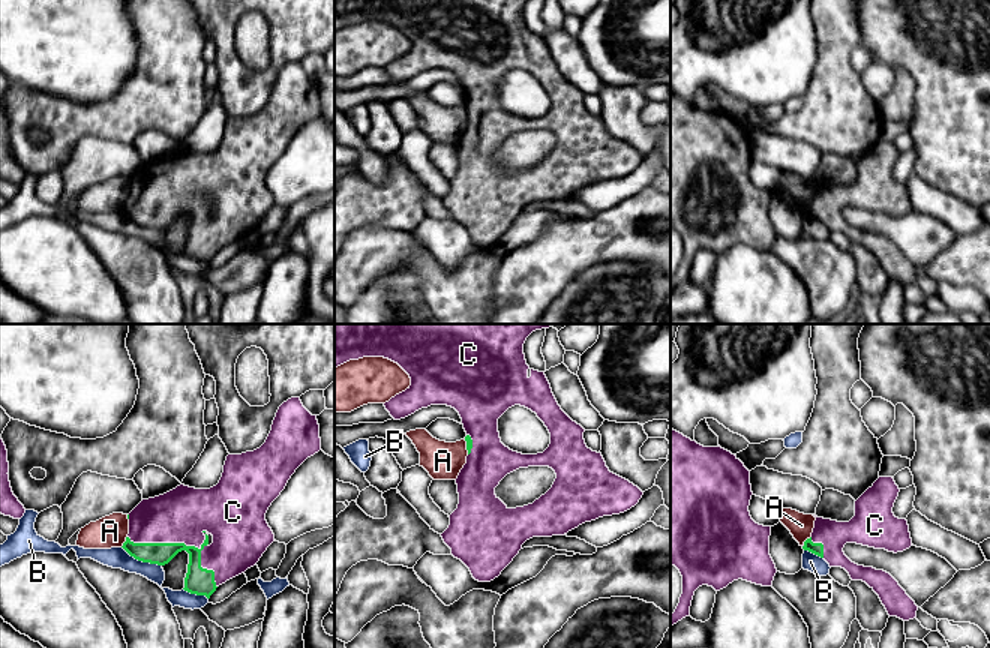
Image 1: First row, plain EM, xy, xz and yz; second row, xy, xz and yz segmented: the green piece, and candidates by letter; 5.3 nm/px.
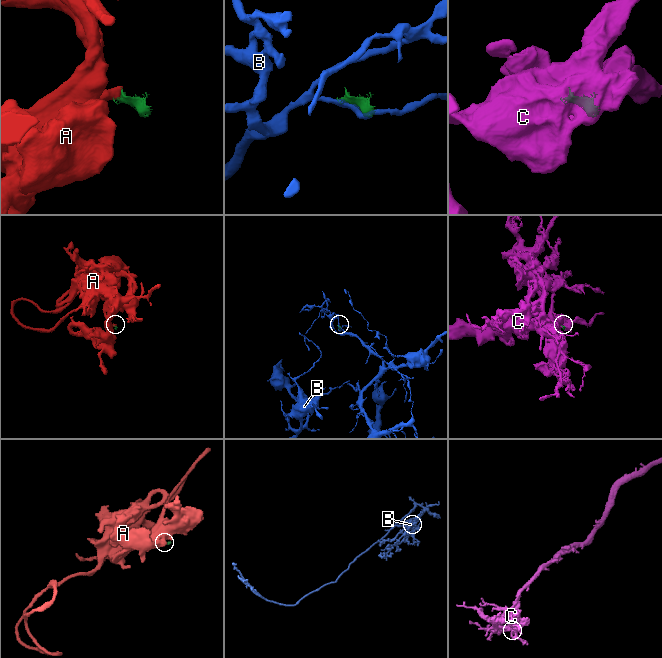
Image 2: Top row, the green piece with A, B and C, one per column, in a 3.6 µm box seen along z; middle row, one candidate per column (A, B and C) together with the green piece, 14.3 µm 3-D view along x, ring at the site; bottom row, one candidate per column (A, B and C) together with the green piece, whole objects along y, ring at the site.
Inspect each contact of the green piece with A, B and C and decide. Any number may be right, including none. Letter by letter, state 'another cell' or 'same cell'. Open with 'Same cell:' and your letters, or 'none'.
Same cell: C
A: another cell
B: another cell
C: same cell

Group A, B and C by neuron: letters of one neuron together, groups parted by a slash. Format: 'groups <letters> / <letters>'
groups A / B / C

